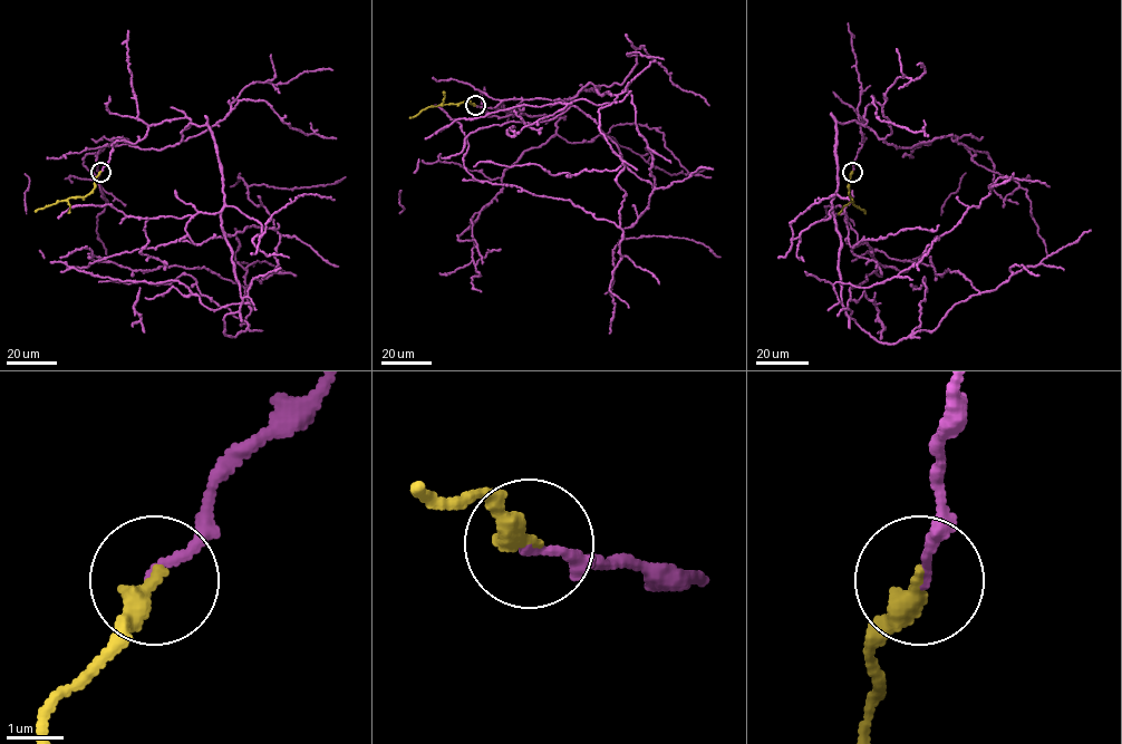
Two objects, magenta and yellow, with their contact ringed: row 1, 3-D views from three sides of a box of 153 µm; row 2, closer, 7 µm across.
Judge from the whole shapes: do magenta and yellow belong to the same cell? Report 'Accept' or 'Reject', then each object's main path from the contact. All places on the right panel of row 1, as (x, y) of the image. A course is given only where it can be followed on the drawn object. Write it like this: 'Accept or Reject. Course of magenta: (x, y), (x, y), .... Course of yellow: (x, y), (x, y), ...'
Accept. Course of magenta: (852, 171), (864, 114), (837, 123), (849, 318), (897, 342), (979, 291), (878, 250), (851, 261). Course of yellow: (852, 171), (849, 194), (853, 204), (866, 213)

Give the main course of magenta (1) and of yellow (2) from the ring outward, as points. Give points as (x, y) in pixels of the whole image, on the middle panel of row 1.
1: (475, 105), (564, 119), (582, 90), (617, 96), (599, 110), (624, 165), (620, 225), (475, 180), (435, 105)
2: (475, 105), (468, 102), (429, 106), (409, 117)

